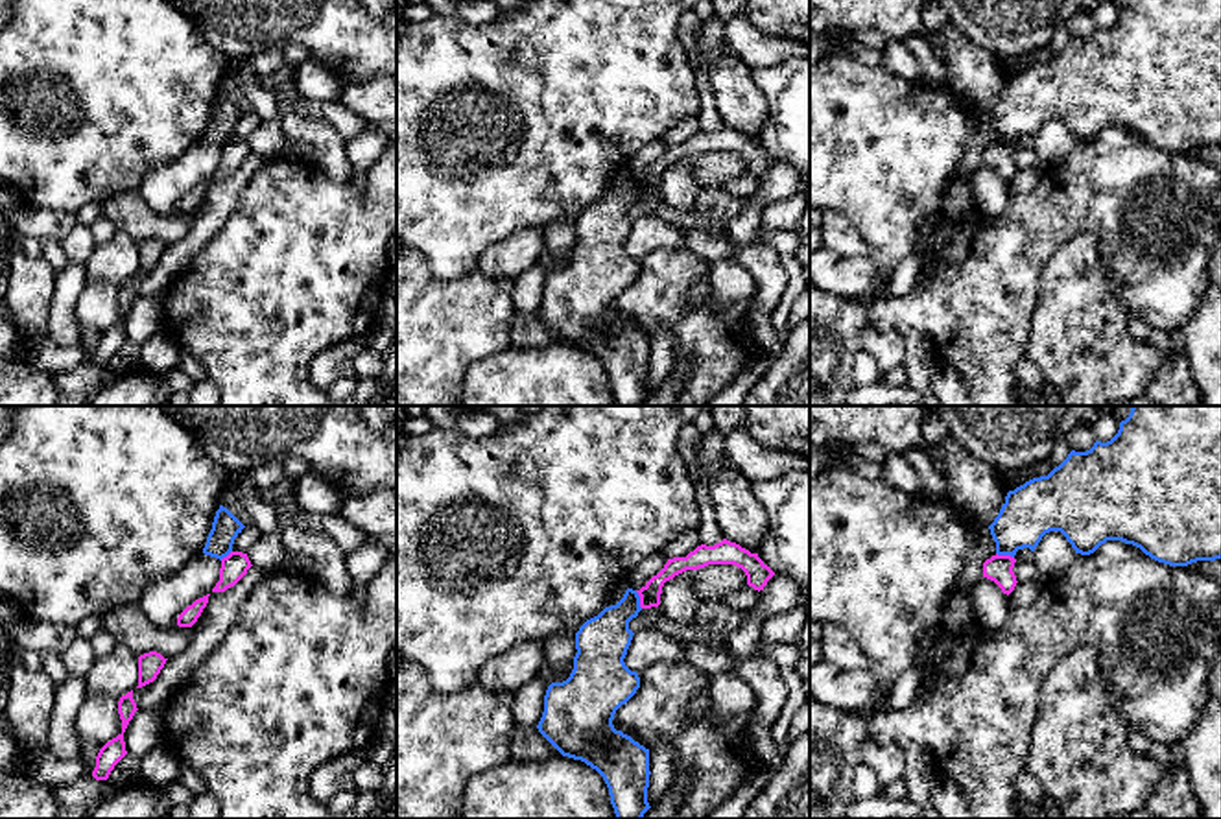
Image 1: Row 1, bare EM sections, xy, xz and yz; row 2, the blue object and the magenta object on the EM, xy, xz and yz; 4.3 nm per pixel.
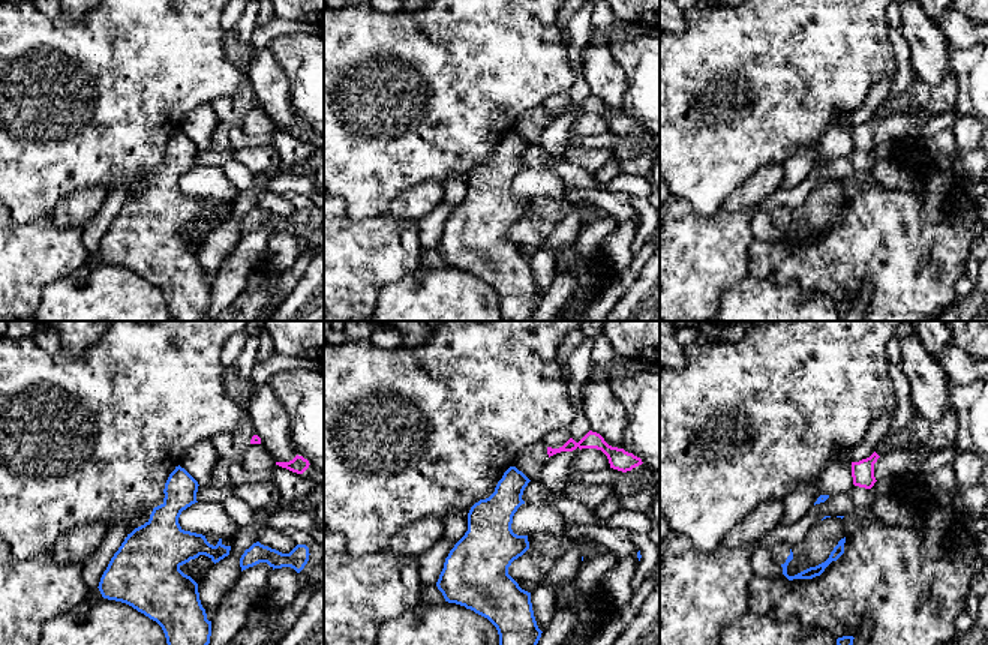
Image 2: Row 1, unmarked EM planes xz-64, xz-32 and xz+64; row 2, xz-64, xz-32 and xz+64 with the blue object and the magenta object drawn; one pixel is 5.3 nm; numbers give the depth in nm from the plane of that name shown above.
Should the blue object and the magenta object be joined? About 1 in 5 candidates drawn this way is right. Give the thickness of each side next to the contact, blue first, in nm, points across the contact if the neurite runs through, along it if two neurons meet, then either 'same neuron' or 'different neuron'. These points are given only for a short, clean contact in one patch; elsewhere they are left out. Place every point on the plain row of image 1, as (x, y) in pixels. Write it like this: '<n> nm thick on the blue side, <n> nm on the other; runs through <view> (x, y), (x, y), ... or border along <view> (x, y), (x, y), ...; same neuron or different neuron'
240 nm thick on the blue side, 100 nm on the other; border along xz (635, 178), (642, 194); different neuron

